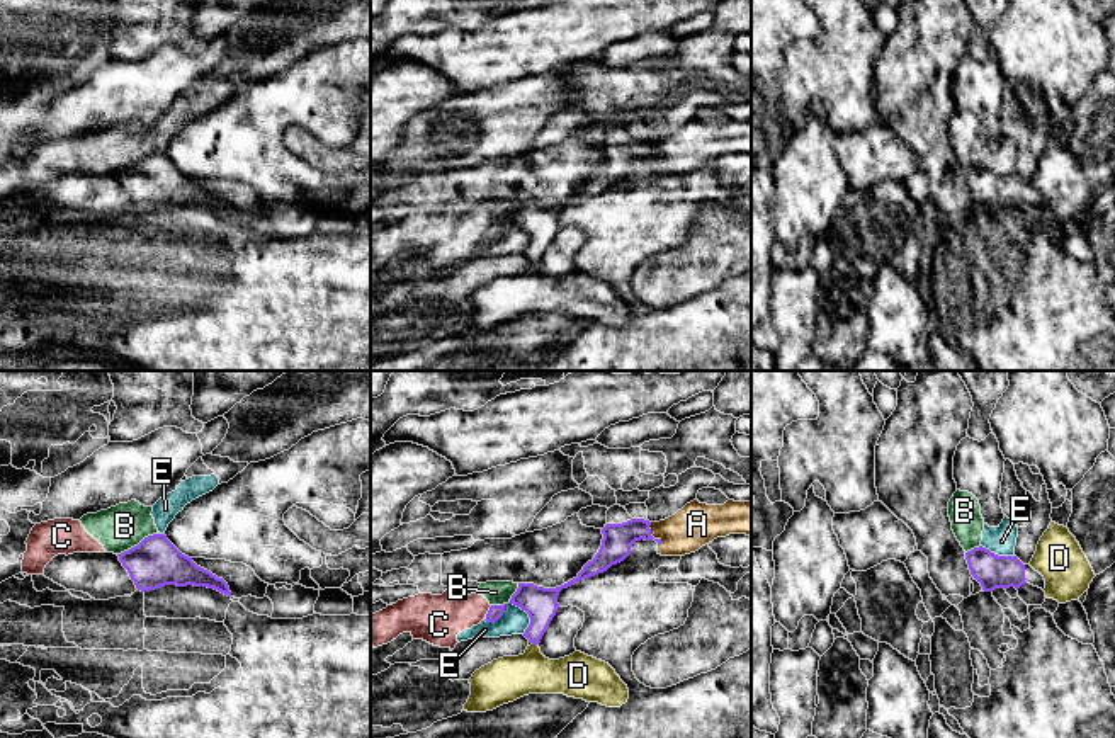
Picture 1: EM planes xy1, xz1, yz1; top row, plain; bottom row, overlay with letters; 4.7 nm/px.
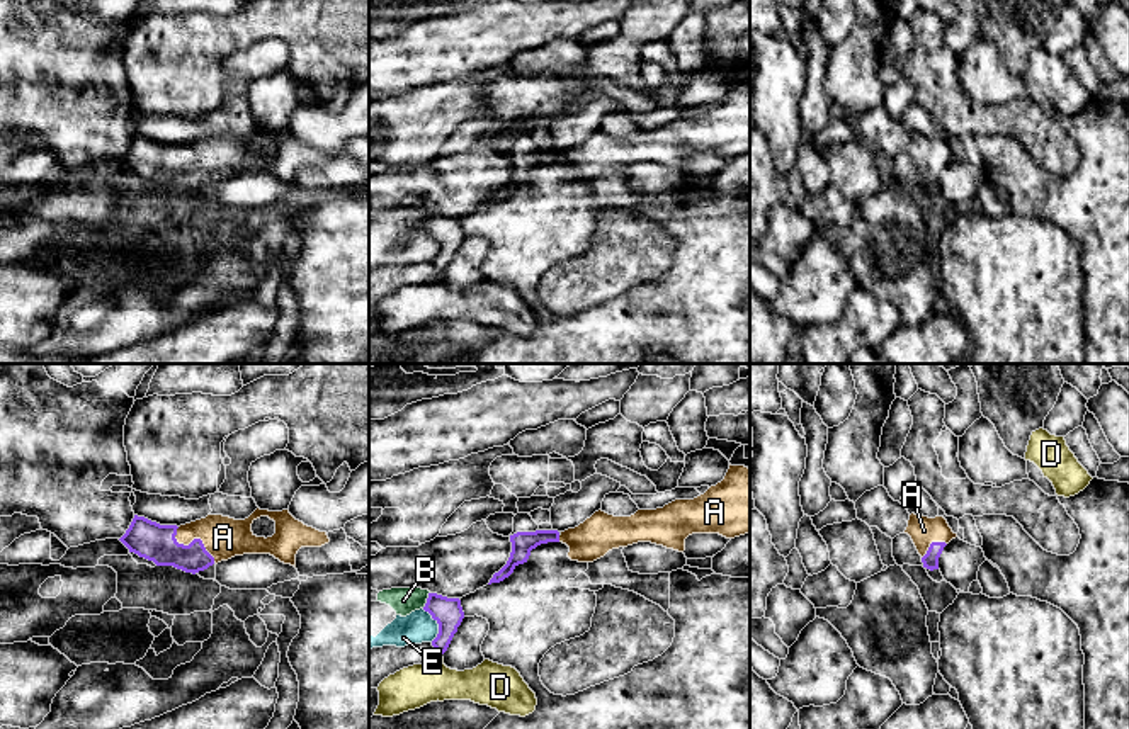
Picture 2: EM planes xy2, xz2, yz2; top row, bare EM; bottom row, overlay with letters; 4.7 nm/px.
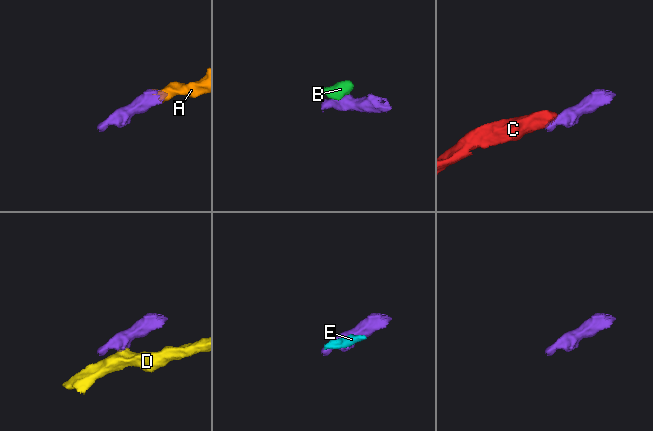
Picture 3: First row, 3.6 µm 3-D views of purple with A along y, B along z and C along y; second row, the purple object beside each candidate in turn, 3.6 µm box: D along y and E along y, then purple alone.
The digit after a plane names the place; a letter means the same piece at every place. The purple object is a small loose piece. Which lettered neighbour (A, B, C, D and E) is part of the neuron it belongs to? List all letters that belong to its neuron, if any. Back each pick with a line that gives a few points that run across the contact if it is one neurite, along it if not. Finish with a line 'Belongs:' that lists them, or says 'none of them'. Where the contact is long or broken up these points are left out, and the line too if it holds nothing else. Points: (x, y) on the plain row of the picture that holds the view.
A: line xy2 (148, 158), (194, 158), (223, 157)
Belongs: A

